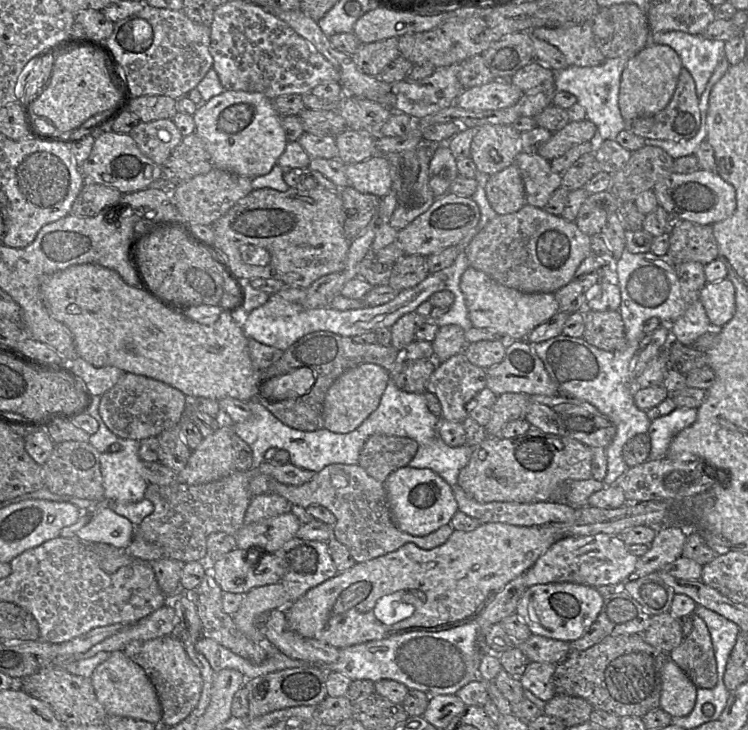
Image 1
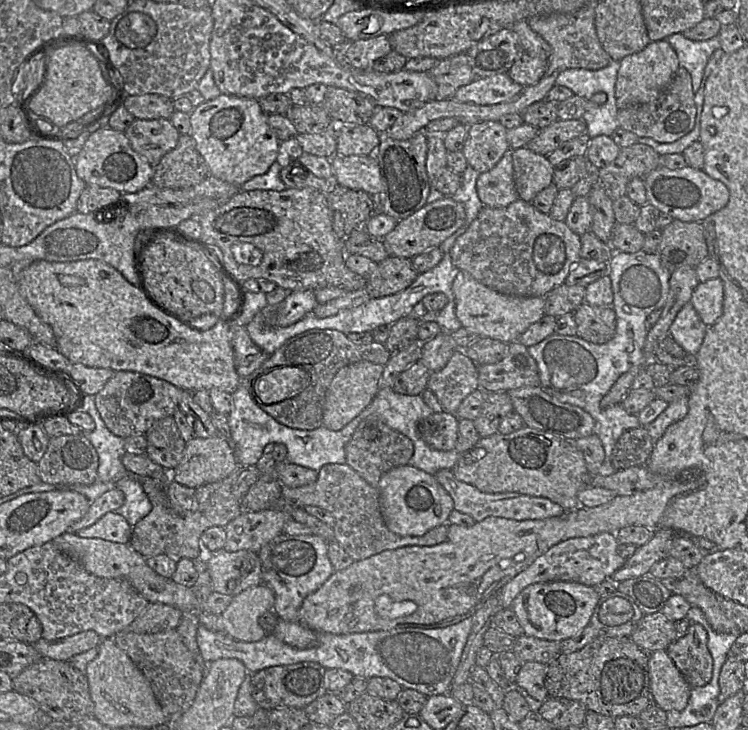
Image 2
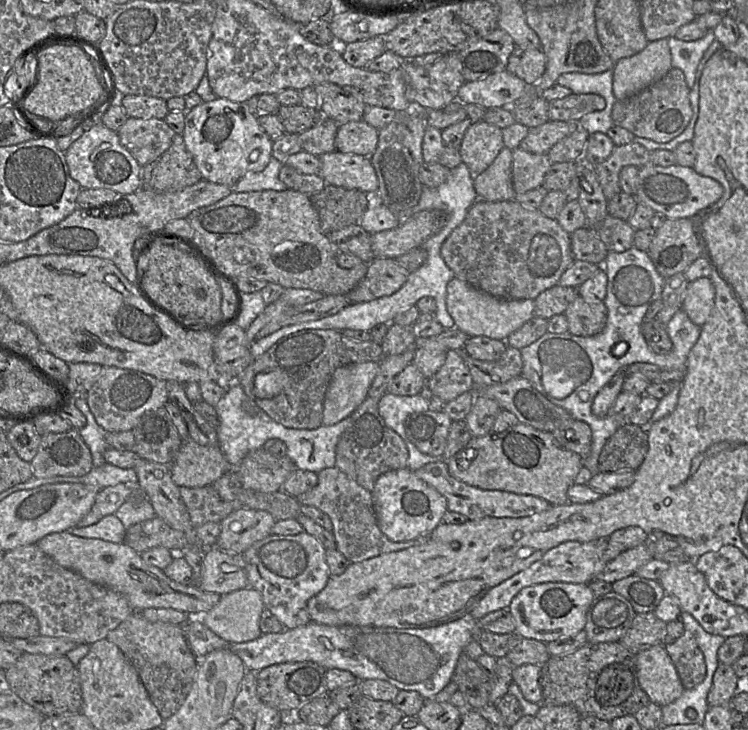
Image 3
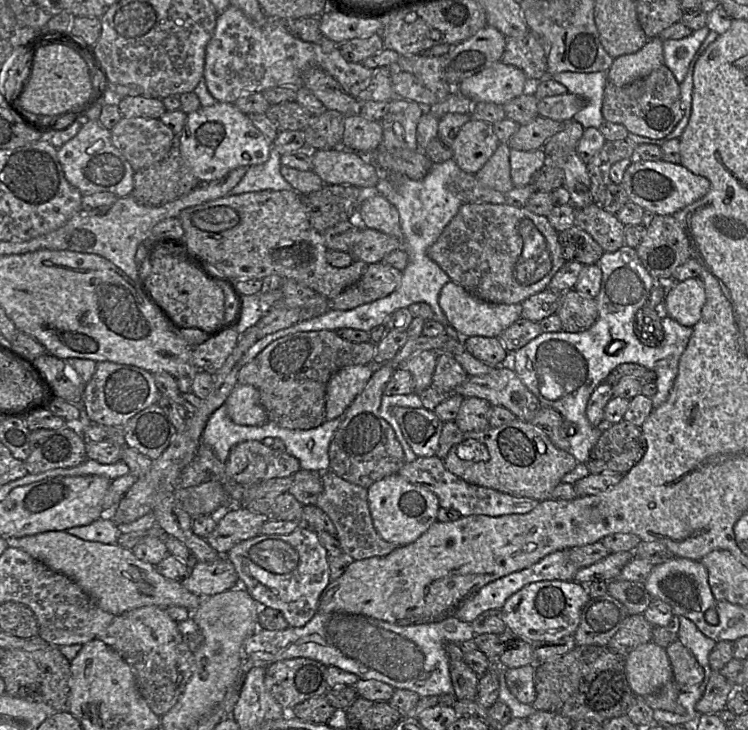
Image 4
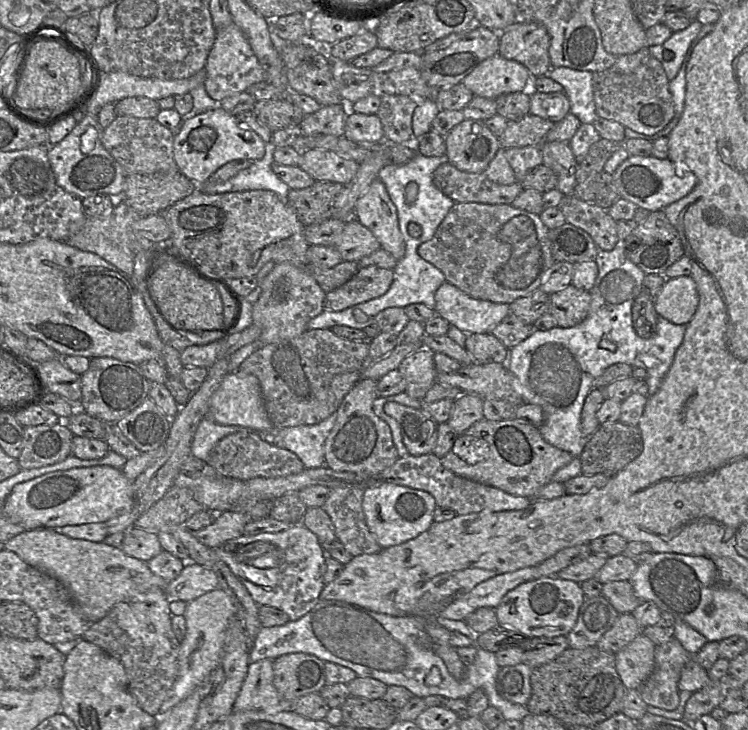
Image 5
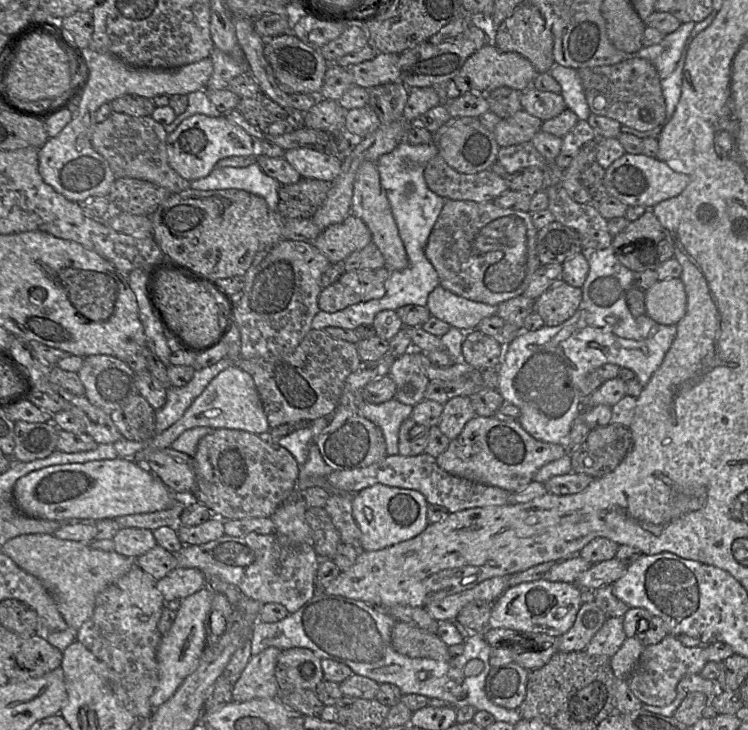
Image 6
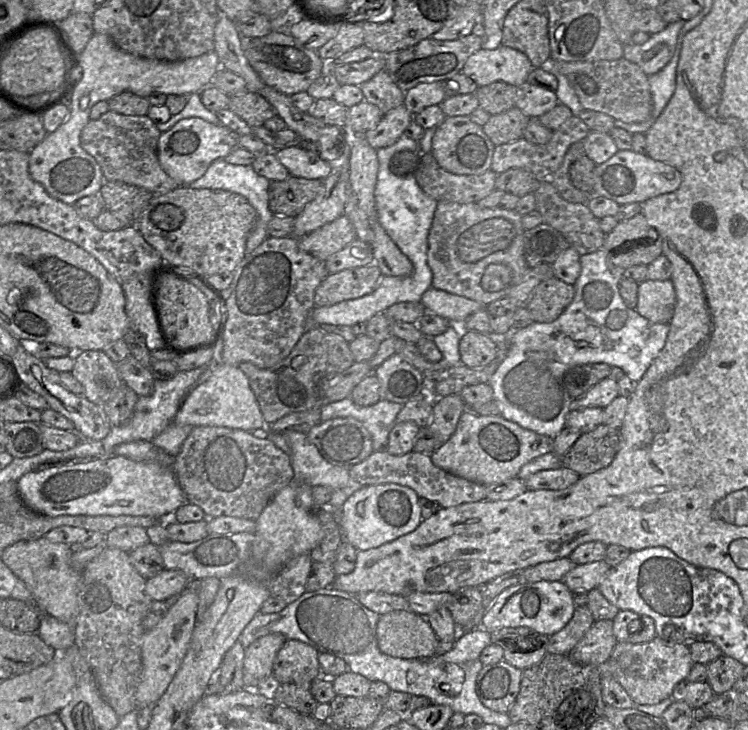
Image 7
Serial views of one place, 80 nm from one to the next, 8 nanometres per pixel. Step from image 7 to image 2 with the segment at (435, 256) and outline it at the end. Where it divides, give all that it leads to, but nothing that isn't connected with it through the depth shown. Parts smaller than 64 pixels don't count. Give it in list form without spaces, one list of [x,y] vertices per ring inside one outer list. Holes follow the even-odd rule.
[[[521,198],[504,208],[490,208],[484,206],[475,220],[469,225],[467,230],[457,238],[450,250],[453,264],[460,270],[468,272],[474,279],[488,288],[501,294],[522,297],[545,297],[551,290],[564,284],[571,269],[581,260],[581,241],[580,235],[573,232],[564,221],[558,221],[538,211],[531,203],[525,202]]]

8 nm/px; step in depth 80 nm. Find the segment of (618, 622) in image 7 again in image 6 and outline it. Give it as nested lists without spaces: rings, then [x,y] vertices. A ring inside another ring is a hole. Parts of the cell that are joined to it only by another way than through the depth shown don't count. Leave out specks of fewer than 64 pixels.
[[[629,608],[622,618],[626,636],[637,638],[644,646],[657,644],[669,635],[664,620],[644,608]]]

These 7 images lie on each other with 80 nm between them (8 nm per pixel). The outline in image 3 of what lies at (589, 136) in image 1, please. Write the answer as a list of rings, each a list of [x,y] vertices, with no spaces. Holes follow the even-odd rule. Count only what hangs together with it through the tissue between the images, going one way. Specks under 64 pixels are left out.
[[[553,121],[529,128],[519,148],[534,154],[545,154],[559,141],[579,128],[579,122]]]

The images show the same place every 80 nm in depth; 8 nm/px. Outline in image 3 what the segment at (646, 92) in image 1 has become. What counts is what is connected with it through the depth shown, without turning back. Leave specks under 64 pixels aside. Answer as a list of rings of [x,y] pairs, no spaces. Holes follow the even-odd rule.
[[[667,39],[648,42],[639,53],[614,63],[615,99],[623,100],[639,93],[661,79],[671,68],[671,52]]]

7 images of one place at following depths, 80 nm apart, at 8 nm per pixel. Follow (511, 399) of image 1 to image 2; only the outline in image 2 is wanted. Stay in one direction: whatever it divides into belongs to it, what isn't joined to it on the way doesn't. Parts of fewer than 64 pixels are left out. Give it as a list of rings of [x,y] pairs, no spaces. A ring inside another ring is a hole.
[[[486,392],[482,412],[473,424],[481,438],[498,433],[504,417],[514,411],[512,401],[506,392]]]

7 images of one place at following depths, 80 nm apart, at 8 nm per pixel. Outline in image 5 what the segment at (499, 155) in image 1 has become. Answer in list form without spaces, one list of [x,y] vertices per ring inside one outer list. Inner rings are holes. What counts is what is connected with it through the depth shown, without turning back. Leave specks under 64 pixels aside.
[[[475,119],[463,120],[444,139],[448,163],[469,173],[484,172],[501,147],[485,122]]]

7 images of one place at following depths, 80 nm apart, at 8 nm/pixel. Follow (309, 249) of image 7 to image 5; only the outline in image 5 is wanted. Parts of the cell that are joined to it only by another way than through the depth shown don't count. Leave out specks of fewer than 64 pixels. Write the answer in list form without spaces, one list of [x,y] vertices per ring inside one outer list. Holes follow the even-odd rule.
[[[354,217],[346,221],[341,241],[334,247],[343,261],[356,262],[381,248],[373,233]]]

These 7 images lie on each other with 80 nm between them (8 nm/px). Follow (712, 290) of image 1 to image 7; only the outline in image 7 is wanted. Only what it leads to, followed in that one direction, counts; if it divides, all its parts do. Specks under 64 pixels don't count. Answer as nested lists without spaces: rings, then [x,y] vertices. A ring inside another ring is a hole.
[[[670,279],[646,280],[638,284],[637,313],[653,323],[669,324],[676,305],[676,292]]]

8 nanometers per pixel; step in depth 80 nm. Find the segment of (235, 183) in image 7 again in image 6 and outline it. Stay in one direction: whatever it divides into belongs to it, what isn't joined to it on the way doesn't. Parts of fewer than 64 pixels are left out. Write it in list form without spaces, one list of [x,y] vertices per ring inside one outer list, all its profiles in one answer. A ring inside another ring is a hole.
[[[257,163],[247,167],[215,167],[206,177],[190,181],[194,190],[240,189],[265,199],[272,210],[277,210],[281,184],[266,175]]]

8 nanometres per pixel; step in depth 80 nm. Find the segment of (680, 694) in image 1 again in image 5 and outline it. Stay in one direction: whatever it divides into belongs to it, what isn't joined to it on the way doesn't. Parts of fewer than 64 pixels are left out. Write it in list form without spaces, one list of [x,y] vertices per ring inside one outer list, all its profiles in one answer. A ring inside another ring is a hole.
[[[639,635],[615,654],[616,670],[627,689],[638,689],[654,669],[656,645]]]

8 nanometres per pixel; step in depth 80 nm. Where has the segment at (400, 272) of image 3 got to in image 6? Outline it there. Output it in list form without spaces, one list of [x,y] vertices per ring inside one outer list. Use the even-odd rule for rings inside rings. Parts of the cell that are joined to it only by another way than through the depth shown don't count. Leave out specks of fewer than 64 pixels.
[[[385,267],[346,271],[337,281],[321,290],[318,297],[318,306],[322,311],[333,313],[353,304],[379,299],[386,293],[386,281],[389,274],[390,271]]]

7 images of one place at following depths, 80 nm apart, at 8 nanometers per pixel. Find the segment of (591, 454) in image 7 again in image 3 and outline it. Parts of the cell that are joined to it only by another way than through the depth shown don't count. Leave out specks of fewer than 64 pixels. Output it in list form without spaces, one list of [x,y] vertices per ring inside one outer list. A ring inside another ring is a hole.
[[[626,423],[604,444],[598,458],[598,471],[636,471],[644,461],[647,451],[646,428]]]

